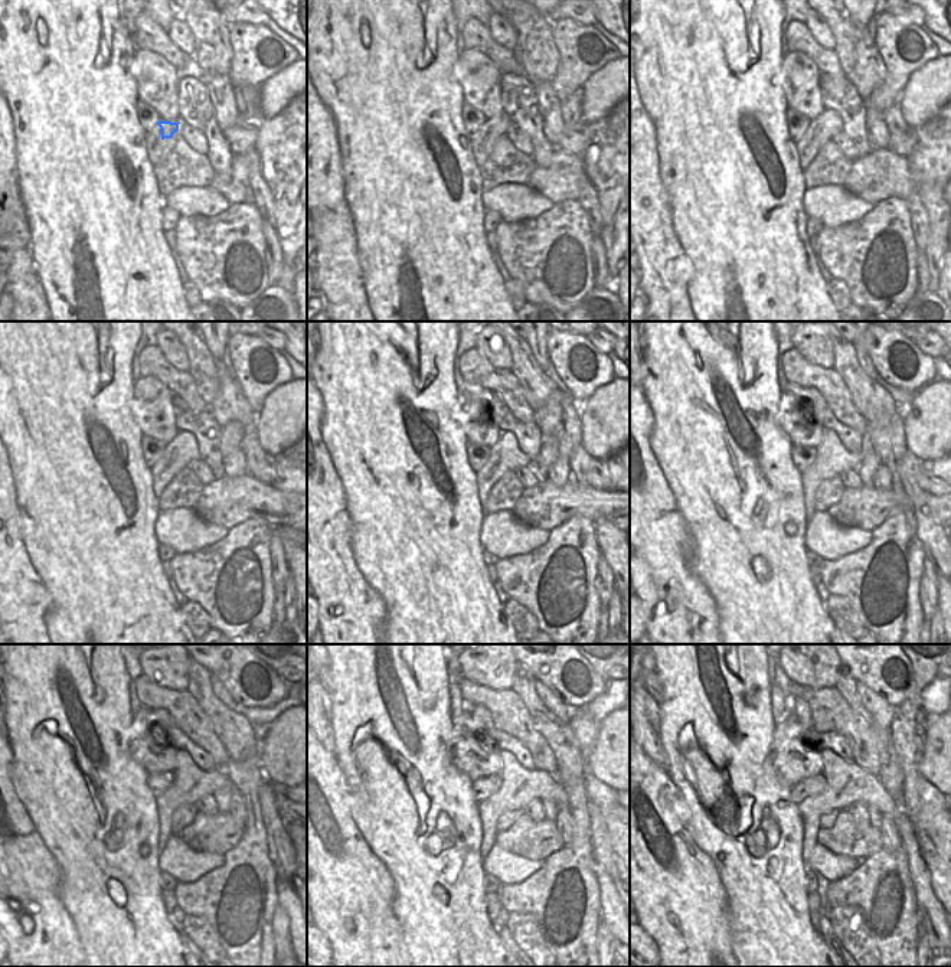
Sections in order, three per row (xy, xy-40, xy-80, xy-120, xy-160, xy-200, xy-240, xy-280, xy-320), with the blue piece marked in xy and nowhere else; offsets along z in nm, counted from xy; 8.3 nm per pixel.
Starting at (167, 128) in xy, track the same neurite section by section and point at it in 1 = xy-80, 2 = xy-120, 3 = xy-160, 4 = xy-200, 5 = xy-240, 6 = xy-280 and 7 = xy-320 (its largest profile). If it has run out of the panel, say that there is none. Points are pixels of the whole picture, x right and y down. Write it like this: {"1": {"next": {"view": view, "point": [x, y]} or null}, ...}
{"1": {"next": {"view": "xy-80", "point": [827, 124]}}, "2": {"next": {"view": "xy-120", "point": [183, 448]}}, "3": {"next": {"view": "xy-160", "point": [506, 456]}}, "4": {"next": {"view": "xy-200", "point": [832, 459]}}, "5": {"next": {"view": "xy-240", "point": [190, 783]}}, "6": {"next": {"view": "xy-280", "point": [519, 786]}}, "7": {"next": {"view": "xy-320", "point": [846, 783]}}}

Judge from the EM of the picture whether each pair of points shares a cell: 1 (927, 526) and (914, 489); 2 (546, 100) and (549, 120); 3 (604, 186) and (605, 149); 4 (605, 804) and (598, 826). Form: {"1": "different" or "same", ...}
{"1": "same", "2": "same", "3": "same", "4": "different"}

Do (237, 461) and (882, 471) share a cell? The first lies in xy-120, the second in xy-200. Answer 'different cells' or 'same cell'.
same cell

